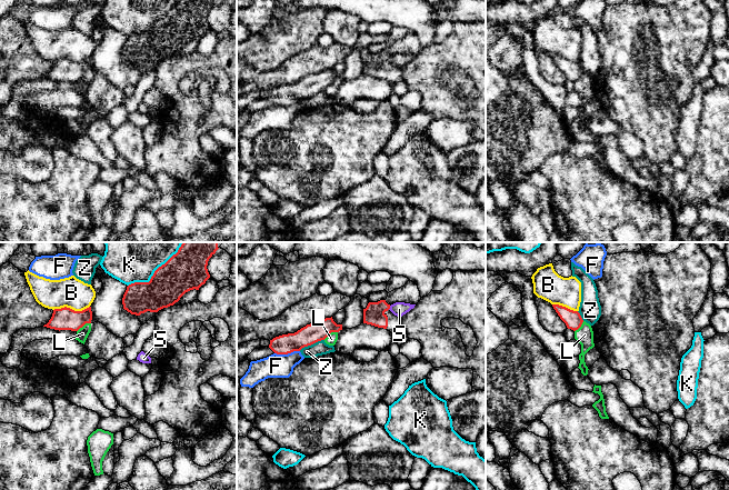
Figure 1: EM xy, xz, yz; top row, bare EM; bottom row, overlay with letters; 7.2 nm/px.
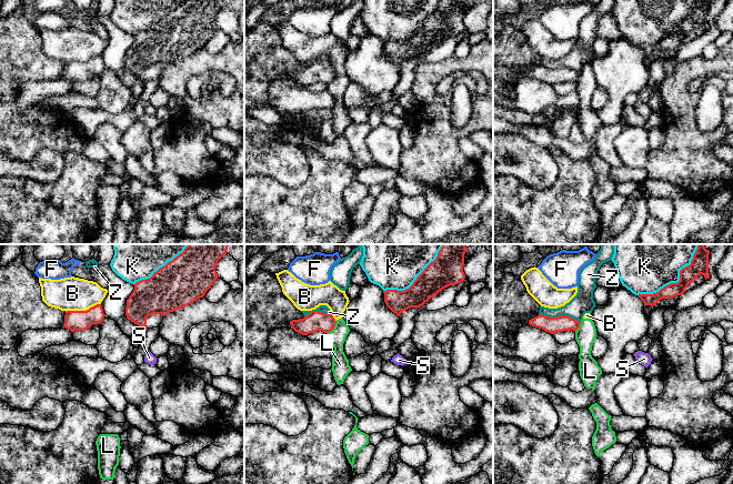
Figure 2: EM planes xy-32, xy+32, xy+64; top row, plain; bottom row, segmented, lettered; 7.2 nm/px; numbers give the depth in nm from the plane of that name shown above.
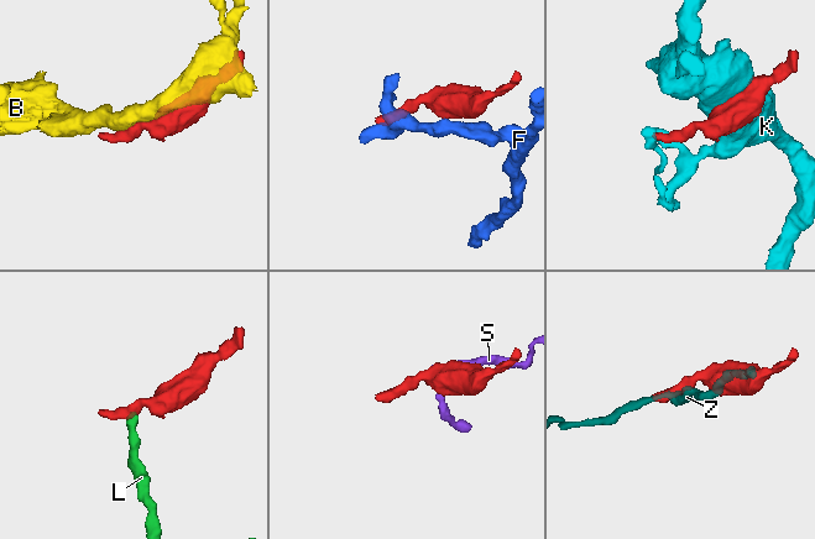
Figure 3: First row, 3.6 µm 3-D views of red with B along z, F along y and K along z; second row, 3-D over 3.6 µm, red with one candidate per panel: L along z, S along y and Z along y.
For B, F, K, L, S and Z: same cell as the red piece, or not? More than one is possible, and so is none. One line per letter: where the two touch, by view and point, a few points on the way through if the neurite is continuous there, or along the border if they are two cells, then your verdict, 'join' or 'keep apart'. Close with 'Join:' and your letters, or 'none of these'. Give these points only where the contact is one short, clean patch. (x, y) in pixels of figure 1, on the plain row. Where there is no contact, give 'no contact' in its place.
B: contact xy (71, 60); keep apart
F: contact xz (287, 104); border xz (299, 101), (275, 104); keep apart
K: contact xy (153, 26); keep apart
L: contact xy (83, 76); border xy (90, 73), (87, 73), (77, 82); keep apart
S: contact xz (389, 59); keep apart
Z: contact xz (311, 94); border xz (323, 90), (305, 97), (299, 101); keep apart
Join: none of these

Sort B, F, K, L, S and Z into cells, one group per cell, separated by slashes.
B L / F / K / S / Z

